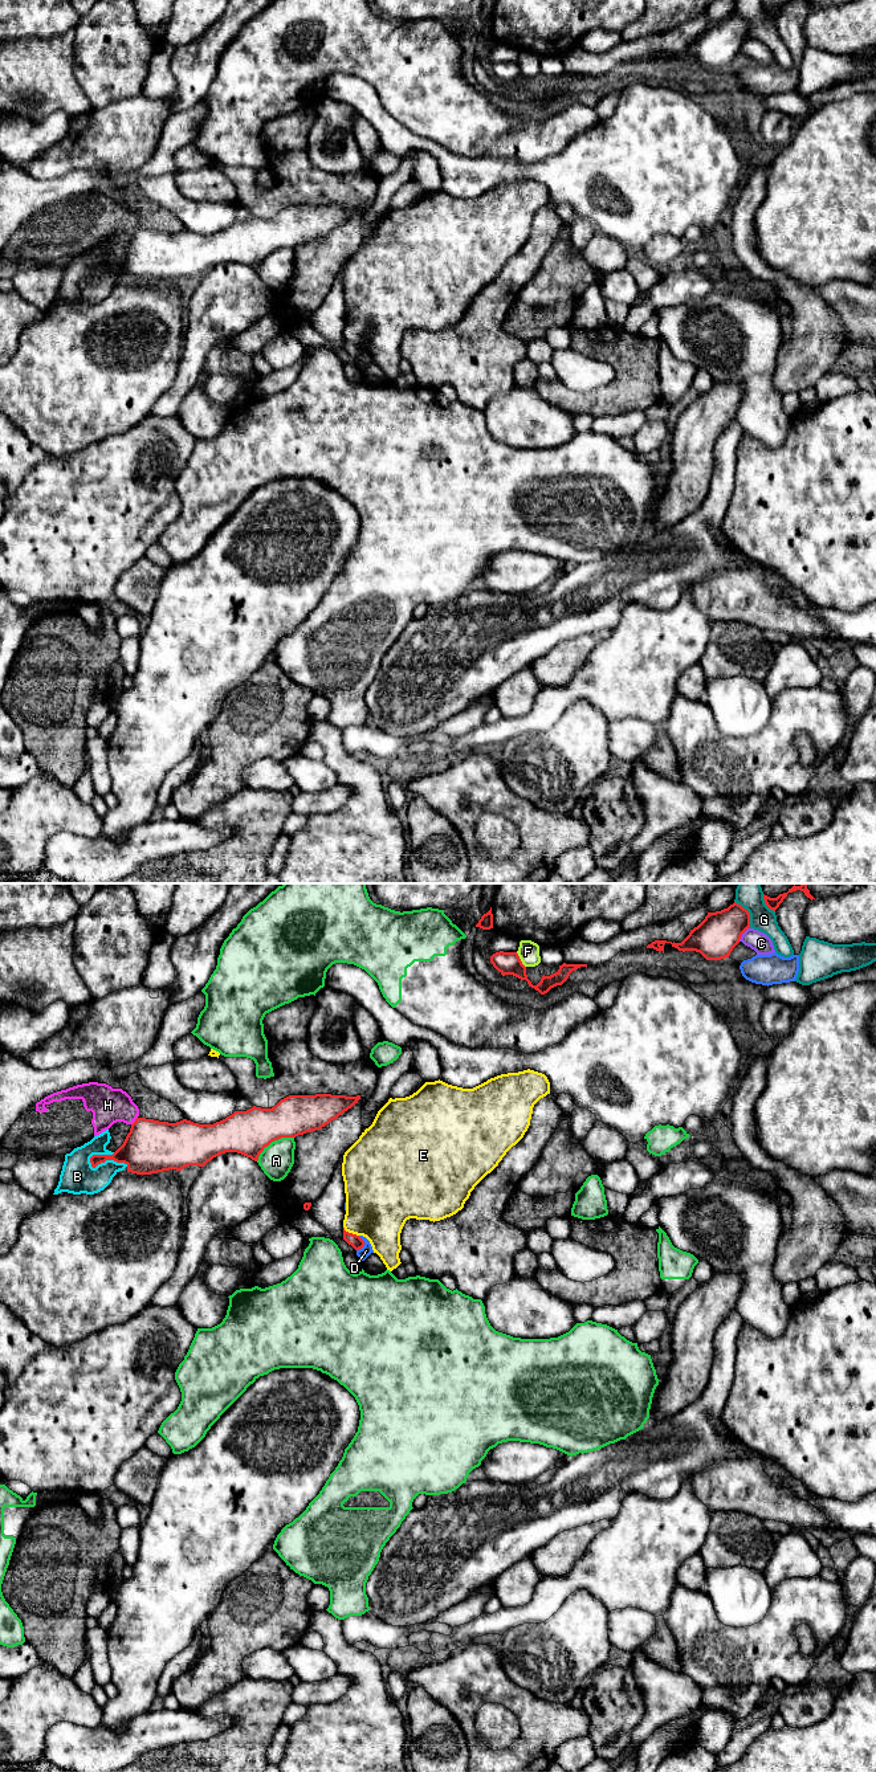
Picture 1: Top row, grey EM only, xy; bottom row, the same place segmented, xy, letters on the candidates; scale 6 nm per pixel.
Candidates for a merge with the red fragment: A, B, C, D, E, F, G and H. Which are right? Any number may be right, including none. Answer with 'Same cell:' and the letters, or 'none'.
Same cell: none

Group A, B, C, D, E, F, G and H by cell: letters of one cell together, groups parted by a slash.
A / B / C / D / E / F / G / H

